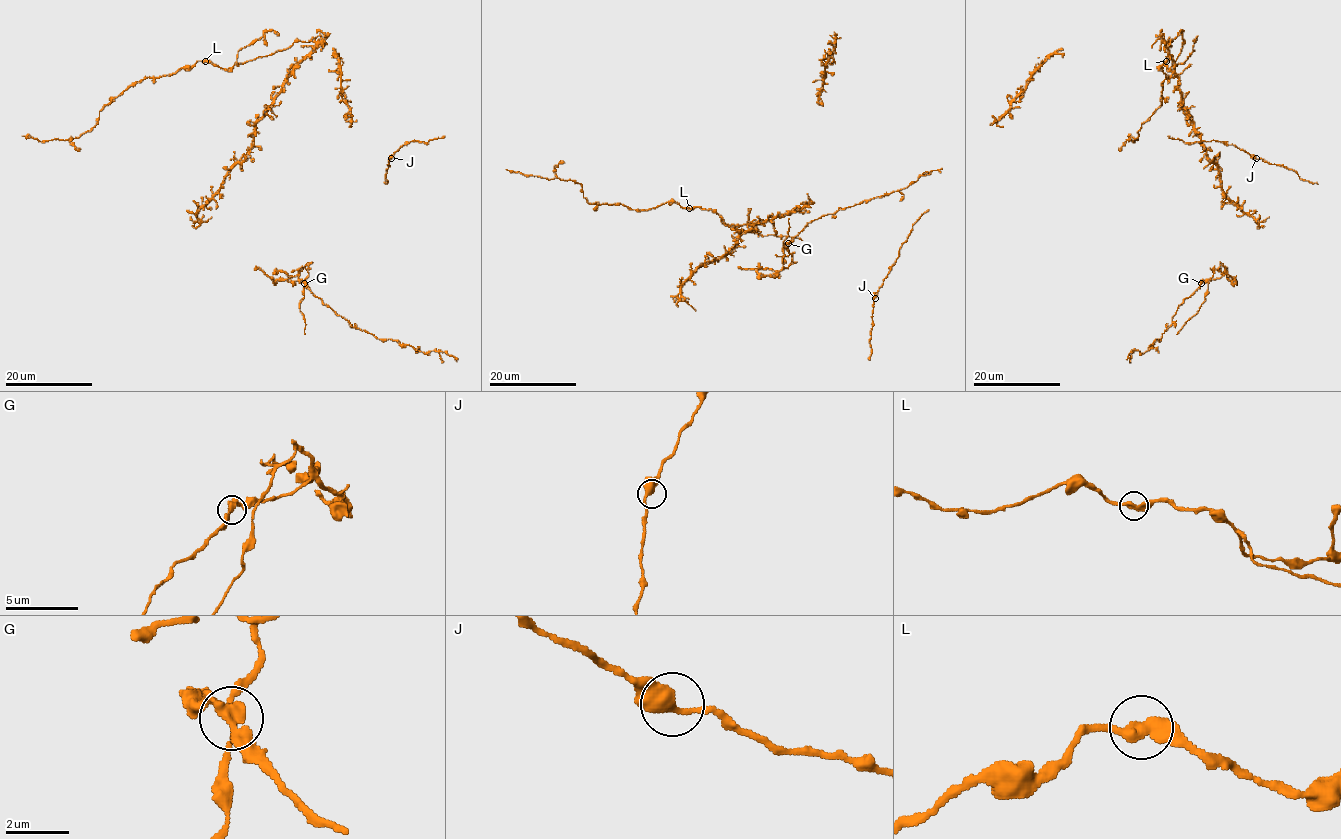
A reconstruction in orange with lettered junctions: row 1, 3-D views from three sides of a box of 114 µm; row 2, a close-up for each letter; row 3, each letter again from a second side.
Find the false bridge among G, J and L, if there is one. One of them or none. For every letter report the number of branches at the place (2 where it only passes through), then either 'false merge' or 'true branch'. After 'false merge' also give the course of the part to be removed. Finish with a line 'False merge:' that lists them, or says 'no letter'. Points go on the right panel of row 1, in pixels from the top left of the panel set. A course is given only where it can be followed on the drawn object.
G: branches 2; false merge; course (1201, 283), (1220, 279), (1225, 268), (1221, 266), (1215, 270), (1199, 310), (1176, 334)
J: branches 2; true branch
L: branches 2; true branch
False merge: G

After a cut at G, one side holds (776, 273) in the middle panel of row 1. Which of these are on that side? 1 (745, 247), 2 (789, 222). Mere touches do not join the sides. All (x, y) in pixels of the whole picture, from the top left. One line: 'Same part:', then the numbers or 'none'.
Same part: 2

